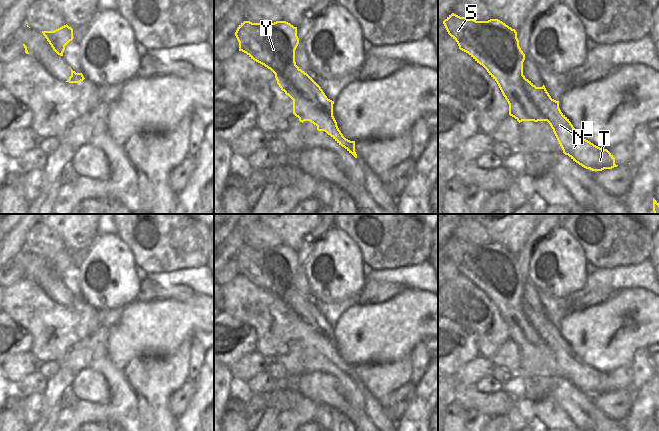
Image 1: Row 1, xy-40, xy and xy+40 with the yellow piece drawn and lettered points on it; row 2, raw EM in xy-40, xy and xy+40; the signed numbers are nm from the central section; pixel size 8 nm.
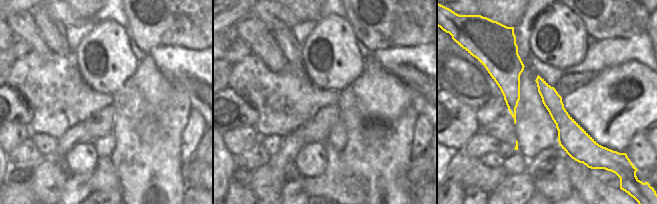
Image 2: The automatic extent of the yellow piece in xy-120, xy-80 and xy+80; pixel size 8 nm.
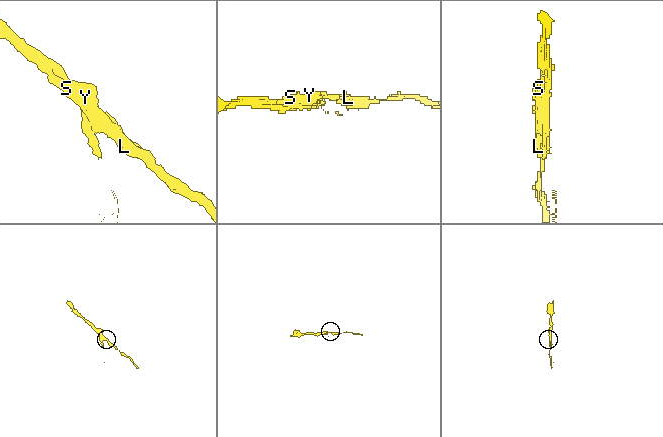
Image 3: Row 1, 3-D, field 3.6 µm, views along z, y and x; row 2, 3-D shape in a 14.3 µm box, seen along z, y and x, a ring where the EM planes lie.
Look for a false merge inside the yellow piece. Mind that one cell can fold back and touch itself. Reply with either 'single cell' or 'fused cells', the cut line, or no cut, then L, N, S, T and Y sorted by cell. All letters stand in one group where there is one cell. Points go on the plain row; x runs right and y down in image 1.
fused cells; cut in xy along (290, 288), (284, 298), (306, 322), (330, 342), (329, 353); L N T / S Y

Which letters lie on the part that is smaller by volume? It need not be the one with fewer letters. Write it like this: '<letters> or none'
L, N, T

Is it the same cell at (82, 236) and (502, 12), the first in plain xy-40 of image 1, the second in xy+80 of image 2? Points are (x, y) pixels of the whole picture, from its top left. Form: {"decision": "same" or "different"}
{"decision": "same"}

